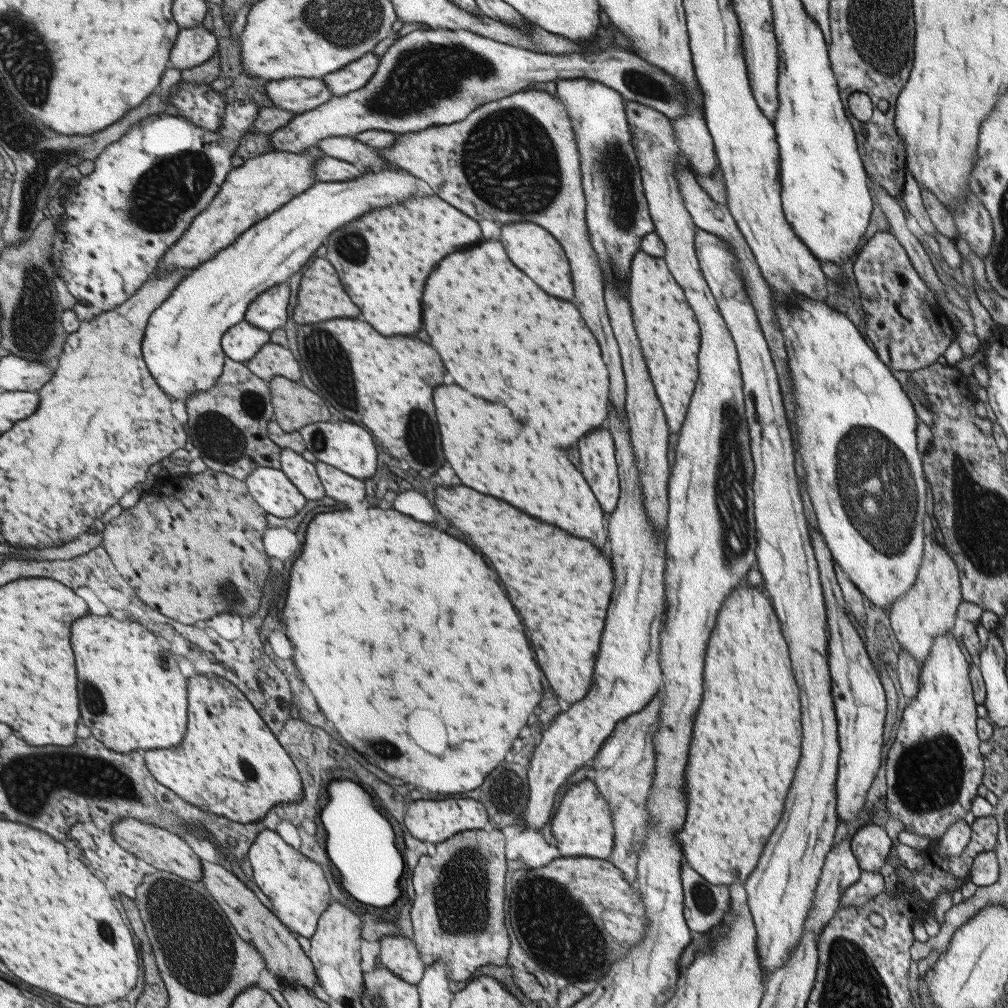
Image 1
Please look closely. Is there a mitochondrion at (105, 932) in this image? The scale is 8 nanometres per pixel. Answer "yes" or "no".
yes

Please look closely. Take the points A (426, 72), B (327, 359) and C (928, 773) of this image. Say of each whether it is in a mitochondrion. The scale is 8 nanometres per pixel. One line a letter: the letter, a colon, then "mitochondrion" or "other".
A: mitochondrion
B: mitochondrion
C: mitochondrion

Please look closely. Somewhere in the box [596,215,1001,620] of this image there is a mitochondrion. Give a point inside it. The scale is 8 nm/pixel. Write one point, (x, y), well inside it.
(866, 459)

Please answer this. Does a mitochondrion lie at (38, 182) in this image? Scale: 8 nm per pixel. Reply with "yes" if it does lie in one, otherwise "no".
yes

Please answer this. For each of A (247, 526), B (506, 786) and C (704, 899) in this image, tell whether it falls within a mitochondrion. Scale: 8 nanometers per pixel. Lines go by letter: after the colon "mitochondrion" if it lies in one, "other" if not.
A: other
B: mitochondrion
C: mitochondrion

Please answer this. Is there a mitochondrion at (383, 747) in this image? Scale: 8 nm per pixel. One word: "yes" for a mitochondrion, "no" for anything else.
yes

